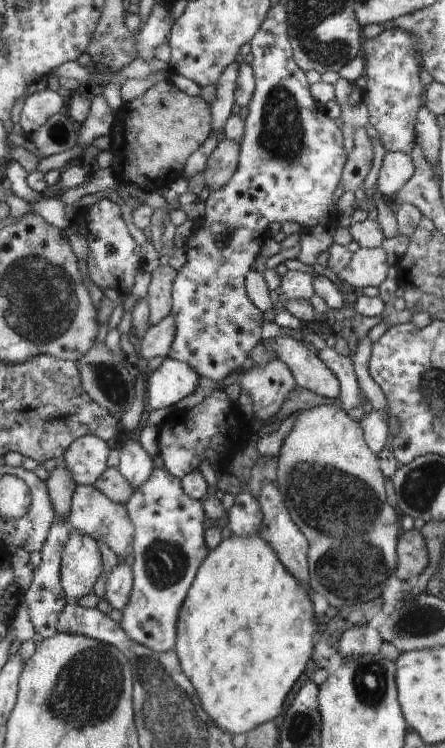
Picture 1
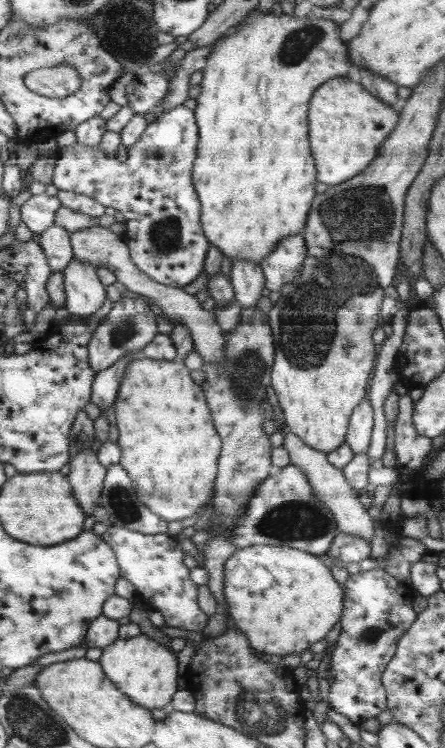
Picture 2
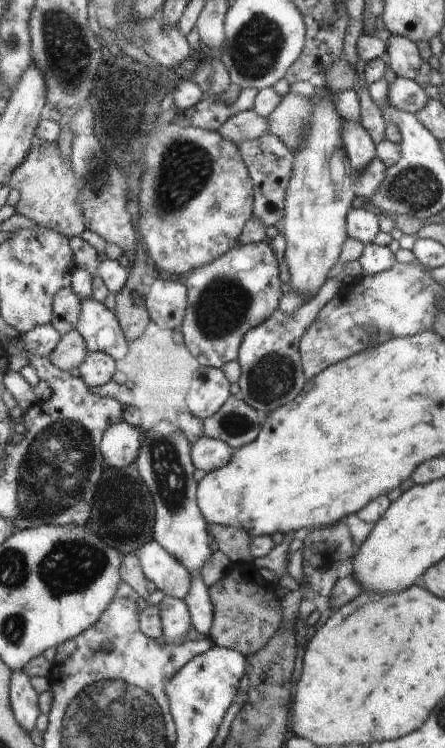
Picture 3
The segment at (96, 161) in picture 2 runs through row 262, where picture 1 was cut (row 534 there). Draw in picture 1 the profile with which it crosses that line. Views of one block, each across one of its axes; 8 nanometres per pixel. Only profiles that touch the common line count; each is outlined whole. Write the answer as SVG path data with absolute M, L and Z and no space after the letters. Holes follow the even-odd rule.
M153 469L150 478L135 489L134 494L125 505L128 517L134 526L132 536L133 594L129 603L122 610L120 626L140 645L153 649L155 652L164 653L175 651L176 628L180 608L186 599L188 588L194 581L196 572L204 558L208 555L208 548L204 544L204 512L201 502L193 500L182 489L181 480L174 477L166 469Z

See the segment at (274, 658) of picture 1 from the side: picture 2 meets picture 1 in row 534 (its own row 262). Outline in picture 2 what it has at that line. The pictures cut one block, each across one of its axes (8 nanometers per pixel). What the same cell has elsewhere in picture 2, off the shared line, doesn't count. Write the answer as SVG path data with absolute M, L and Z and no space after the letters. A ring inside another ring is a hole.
M255 8L247 14L243 22L228 31L228 36L222 36L216 41L214 50L207 57L206 66L202 70L201 93L196 99L196 108L193 110L199 128L199 141L191 176L194 189L199 196L200 223L208 243L222 251L223 257L232 259L232 262L252 261L252 263L259 264L265 261L282 241L285 241L285 237L299 234L302 231L300 228L308 221L309 211L313 207L312 200L315 200L314 196L316 196L314 184L316 184L317 173L315 158L309 142L308 102L318 86L322 86L331 78L347 76L349 68L353 65L350 59L350 48L348 42L340 39L340 25L333 20L308 18L307 16L298 19L294 15L284 13L276 17L270 10L261 12Z

